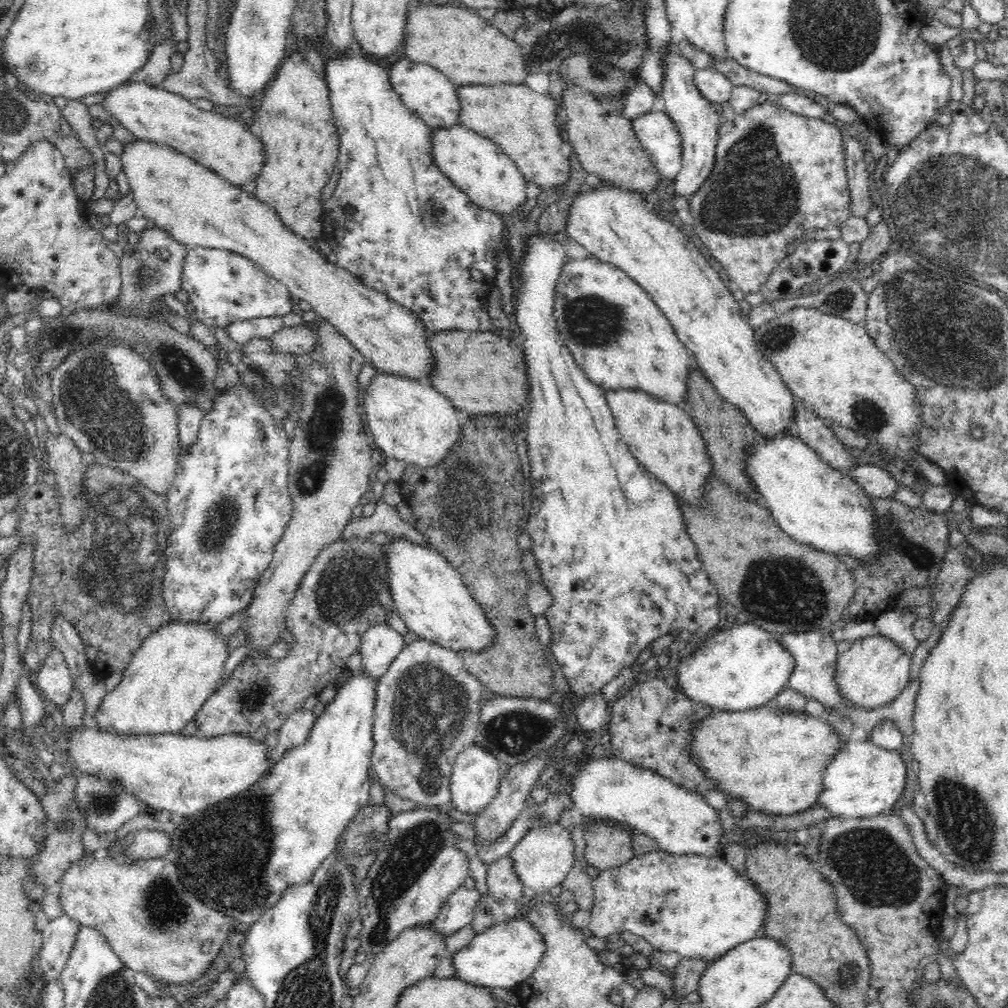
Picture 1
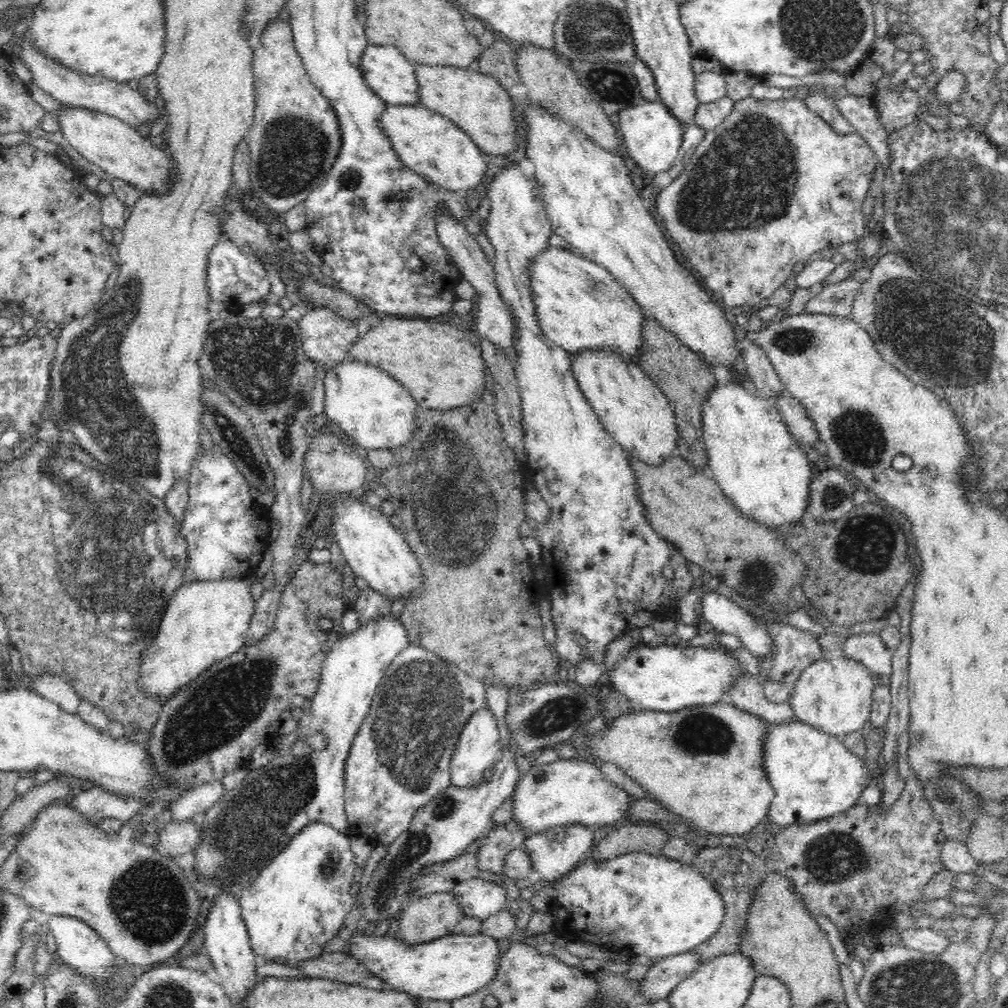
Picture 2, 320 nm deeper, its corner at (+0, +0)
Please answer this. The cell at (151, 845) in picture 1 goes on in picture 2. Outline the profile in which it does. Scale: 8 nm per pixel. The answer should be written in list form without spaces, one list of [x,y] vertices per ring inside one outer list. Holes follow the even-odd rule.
[[[188,822],[168,823],[159,832],[159,848],[170,856],[195,854],[202,834],[201,826]]]

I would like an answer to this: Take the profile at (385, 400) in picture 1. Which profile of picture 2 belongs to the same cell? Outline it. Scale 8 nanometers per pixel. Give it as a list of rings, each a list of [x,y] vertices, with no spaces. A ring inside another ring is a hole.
[[[354,360],[342,361],[327,370],[324,378],[324,414],[327,426],[336,424],[352,437],[363,450],[396,450],[410,442],[417,427],[419,404],[408,389],[392,379],[385,371]]]

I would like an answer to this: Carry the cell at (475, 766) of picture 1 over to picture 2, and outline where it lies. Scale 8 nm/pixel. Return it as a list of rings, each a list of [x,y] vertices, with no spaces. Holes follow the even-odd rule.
[[[480,709],[471,714],[462,729],[453,752],[450,774],[451,783],[457,788],[472,789],[482,783],[483,774],[493,768],[500,752],[500,731],[496,727],[495,716],[490,709]]]

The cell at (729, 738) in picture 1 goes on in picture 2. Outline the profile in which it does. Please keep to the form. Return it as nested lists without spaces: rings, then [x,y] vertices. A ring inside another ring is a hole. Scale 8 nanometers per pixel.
[[[717,702],[713,705],[696,705],[683,708],[674,712],[662,711],[630,711],[626,714],[621,714],[616,717],[605,729],[598,734],[591,734],[586,742],[579,742],[582,757],[594,761],[596,766],[612,762],[628,774],[632,781],[640,784],[642,790],[650,794],[652,801],[660,802],[660,804],[677,818],[686,822],[686,826],[692,827],[696,832],[706,832],[711,836],[744,836],[752,831],[762,820],[768,818],[770,812],[770,804],[774,800],[774,789],[768,781],[768,776],[763,769],[763,740],[767,733],[767,724],[765,720],[759,716],[754,716],[749,712],[740,710],[738,707],[732,705],[730,702]]]

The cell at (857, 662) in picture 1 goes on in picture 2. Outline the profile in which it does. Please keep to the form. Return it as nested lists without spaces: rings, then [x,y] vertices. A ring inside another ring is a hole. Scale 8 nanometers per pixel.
[[[834,655],[829,661],[821,659],[802,670],[787,703],[792,707],[796,720],[841,738],[845,734],[861,731],[869,723],[876,677],[877,674],[861,662]]]

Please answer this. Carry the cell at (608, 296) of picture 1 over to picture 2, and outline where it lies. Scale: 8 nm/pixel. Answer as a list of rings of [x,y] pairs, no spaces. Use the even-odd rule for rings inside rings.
[[[550,247],[538,253],[529,266],[530,292],[534,297],[536,319],[540,330],[554,342],[554,345],[575,355],[586,350],[606,350],[618,354],[618,357],[636,362],[640,348],[642,348],[642,323],[644,311],[632,295],[598,263],[586,260],[582,255],[570,249]]]

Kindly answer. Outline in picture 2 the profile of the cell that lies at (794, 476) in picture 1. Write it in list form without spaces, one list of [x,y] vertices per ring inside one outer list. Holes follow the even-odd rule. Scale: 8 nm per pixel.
[[[719,384],[703,402],[703,440],[708,459],[707,473],[723,490],[741,513],[764,526],[783,532],[787,526],[806,516],[812,470],[802,446],[790,435],[774,402],[761,398],[741,384]]]

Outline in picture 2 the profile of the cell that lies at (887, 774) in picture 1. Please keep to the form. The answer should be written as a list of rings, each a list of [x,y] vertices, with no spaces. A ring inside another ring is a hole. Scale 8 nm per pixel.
[[[800,721],[767,724],[763,769],[775,793],[768,812],[773,828],[815,822],[848,812],[860,805],[860,794],[874,781],[863,760],[848,751],[841,738]]]

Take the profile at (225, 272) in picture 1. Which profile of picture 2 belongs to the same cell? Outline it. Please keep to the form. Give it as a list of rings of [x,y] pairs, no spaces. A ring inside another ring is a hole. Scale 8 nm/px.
[[[220,239],[209,256],[206,285],[210,300],[226,304],[230,314],[240,314],[242,308],[250,303],[264,301],[270,294],[268,274],[256,255],[248,253],[232,239]]]

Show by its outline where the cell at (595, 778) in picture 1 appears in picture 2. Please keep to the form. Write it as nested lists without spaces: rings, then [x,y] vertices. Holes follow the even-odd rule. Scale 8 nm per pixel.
[[[582,756],[532,765],[521,775],[511,796],[514,801],[513,820],[524,829],[525,838],[554,826],[580,824],[595,829],[620,824],[628,820],[629,806],[634,800],[621,787],[606,781],[600,766]]]

